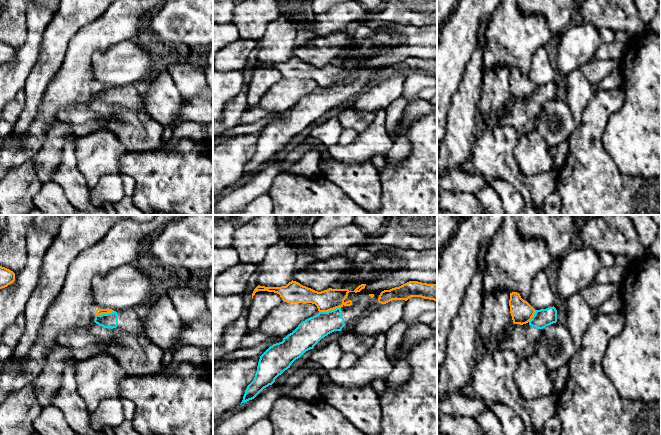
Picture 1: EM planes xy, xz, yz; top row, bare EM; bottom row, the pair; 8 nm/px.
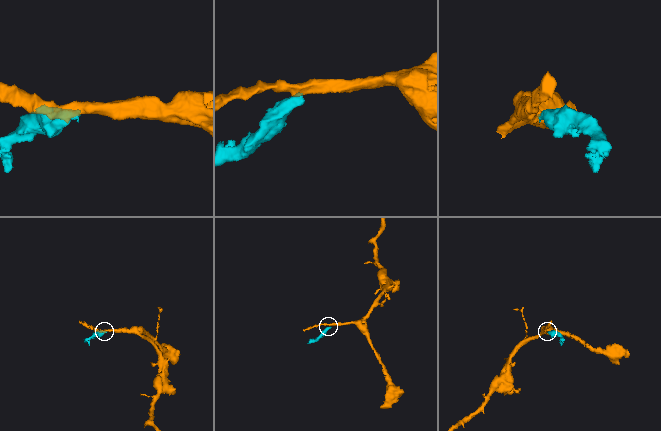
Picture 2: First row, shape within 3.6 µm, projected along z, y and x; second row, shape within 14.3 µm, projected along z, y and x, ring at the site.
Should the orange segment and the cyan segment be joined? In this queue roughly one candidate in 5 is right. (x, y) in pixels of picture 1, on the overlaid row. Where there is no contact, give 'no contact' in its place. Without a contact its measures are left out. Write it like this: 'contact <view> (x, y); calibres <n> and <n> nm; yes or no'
contact xz (329, 310); calibres 170 and 200 nm; no

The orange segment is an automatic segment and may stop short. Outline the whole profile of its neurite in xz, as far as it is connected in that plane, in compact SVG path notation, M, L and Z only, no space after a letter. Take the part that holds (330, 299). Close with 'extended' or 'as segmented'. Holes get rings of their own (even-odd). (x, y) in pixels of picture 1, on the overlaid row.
M292 280L286 286L281 287L265 287L258 285L252 293L252 299L258 291L274 292L279 294L284 302L303 304L312 303L317 306L319 312L328 312L339 307L351 306L351 300L344 301L347 298L348 293L360 292L365 286L366 284L361 284L354 291L329 288L318 292Z; as segmented

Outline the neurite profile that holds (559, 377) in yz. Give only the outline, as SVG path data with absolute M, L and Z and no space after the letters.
M568 365L550 373L550 378L553 385L552 395L555 395L559 398L560 394L564 391L568 377Z

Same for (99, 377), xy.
M108 354L86 358L73 368L77 392L89 415L95 412L102 400L120 398L120 385L128 373Z

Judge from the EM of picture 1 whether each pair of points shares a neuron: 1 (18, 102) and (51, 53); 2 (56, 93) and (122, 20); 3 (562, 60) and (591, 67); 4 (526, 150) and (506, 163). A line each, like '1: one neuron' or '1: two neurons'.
1: two neurons
2: one neuron
3: two neurons
4: two neurons

